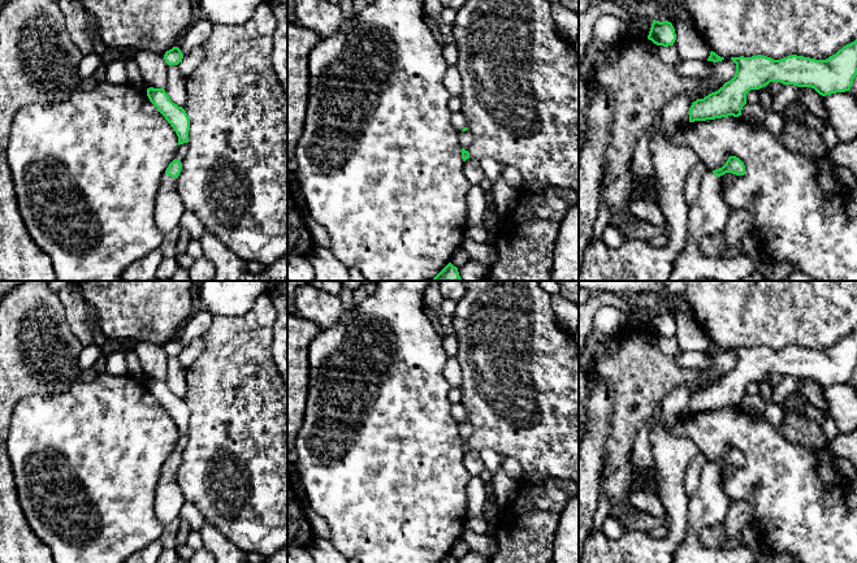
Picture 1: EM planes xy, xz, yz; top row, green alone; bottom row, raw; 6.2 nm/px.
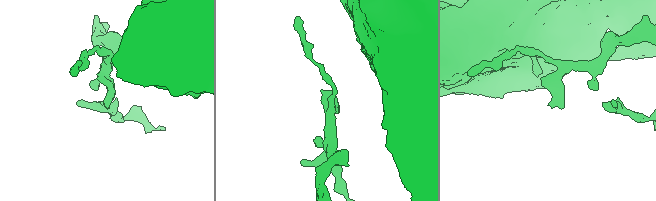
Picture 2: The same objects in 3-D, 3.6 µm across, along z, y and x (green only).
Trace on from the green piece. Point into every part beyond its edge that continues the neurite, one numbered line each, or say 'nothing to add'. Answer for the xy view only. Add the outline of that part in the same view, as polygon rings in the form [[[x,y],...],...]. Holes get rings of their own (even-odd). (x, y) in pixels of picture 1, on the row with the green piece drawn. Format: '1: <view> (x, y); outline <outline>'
1: xy (169, 208); outline [[[164,173],[155,202],[155,222],[159,230],[165,234],[179,228],[179,220],[185,212],[177,191],[177,178]]]

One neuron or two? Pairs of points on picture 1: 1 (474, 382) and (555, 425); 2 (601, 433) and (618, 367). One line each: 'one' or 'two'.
1: one
2: two

